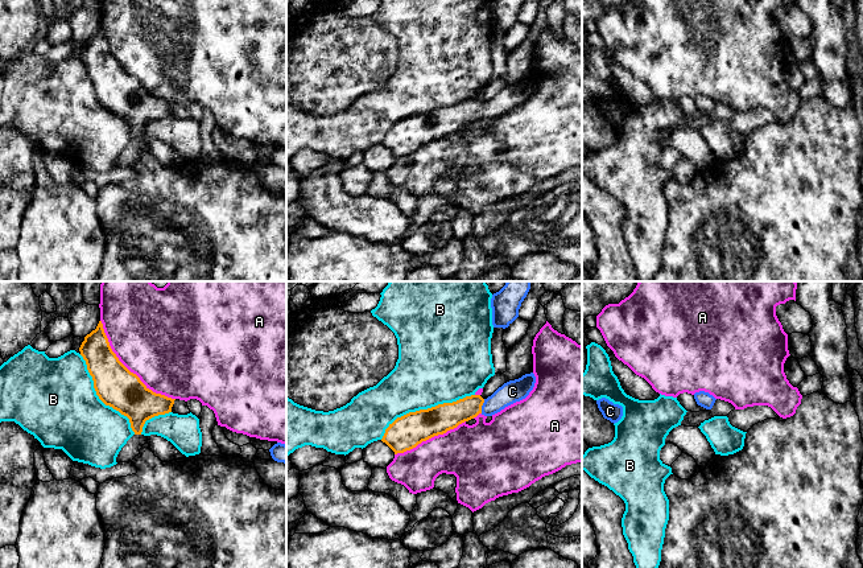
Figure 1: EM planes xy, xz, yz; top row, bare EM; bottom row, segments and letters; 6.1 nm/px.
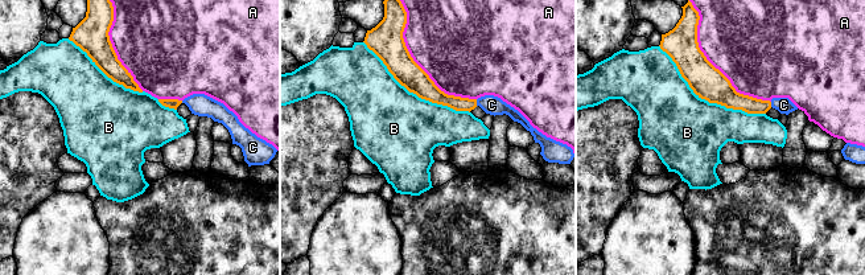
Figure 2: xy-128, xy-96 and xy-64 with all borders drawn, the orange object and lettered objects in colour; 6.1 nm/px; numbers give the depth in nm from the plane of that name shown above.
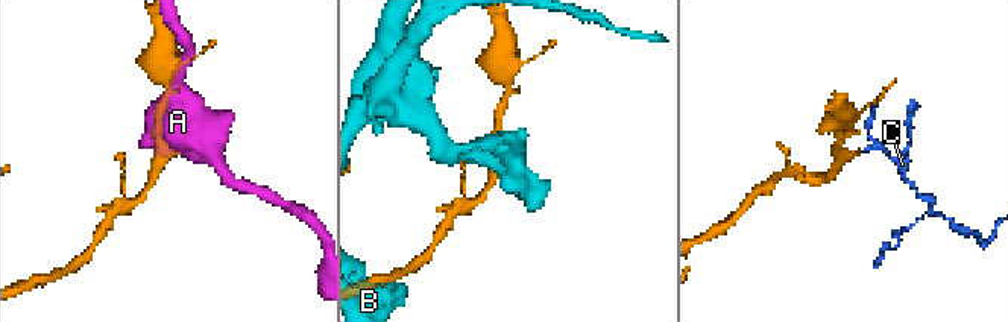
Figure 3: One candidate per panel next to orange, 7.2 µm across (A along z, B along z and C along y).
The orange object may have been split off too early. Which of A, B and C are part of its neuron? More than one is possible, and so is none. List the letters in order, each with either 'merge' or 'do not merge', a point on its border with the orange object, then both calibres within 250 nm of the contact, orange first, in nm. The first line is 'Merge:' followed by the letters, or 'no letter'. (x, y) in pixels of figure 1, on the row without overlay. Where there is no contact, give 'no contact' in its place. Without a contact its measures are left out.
Merge: C
A: do not merge; meets orange in xy at (126, 71); 240 nm thick on the orange side, 500 nm on the other
B: do not merge; meets orange in xz at (425, 114); 200 nm thick on the orange side, 420 nm on the other
C: merge; meets orange in xz at (482, 108); 170 nm thick on the orange side, 140 nm on the other

